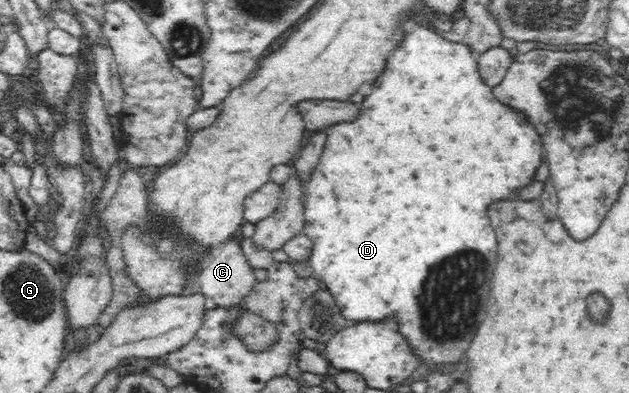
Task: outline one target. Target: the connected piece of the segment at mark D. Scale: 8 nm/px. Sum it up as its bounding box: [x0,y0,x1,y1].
[303,24,543,365]

